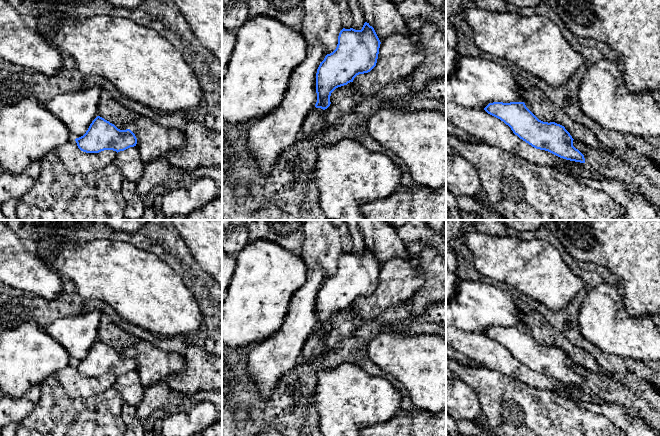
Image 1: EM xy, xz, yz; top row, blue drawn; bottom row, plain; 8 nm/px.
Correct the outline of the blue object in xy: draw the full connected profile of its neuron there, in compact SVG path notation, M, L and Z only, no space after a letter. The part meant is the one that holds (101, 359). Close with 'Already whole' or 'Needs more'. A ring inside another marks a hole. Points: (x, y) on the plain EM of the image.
M97 340L86 357L75 365L78 372L86 377L99 377L104 374L118 377L137 368L137 362L130 353L120 354L100 340Z. Already whole

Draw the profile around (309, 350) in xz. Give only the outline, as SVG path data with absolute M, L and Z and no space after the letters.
M354 306L336 312L330 320L330 330L323 334L312 333L305 343L299 362L310 362L317 353L333 350L352 336L358 327L359 319Z

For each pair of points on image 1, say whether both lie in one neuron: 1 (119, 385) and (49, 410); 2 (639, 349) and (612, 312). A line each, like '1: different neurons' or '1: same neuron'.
1: different neurons
2: same neuron

